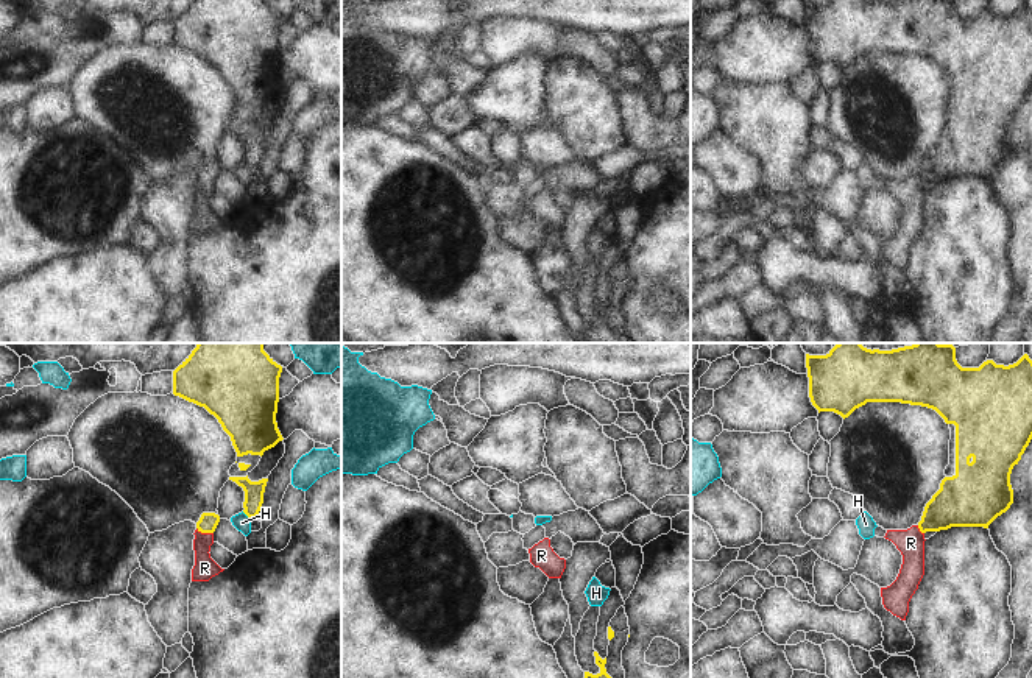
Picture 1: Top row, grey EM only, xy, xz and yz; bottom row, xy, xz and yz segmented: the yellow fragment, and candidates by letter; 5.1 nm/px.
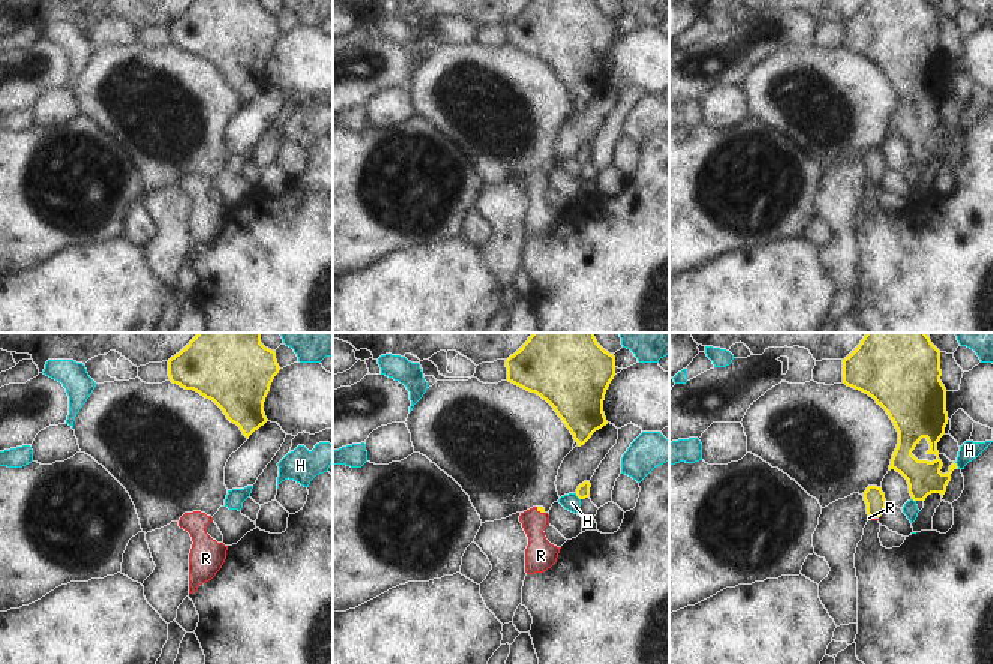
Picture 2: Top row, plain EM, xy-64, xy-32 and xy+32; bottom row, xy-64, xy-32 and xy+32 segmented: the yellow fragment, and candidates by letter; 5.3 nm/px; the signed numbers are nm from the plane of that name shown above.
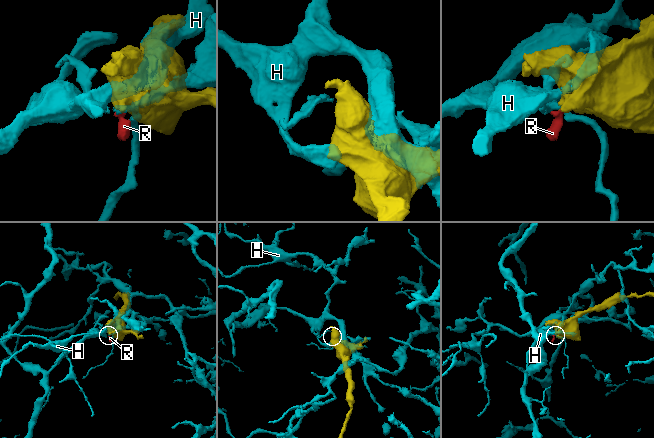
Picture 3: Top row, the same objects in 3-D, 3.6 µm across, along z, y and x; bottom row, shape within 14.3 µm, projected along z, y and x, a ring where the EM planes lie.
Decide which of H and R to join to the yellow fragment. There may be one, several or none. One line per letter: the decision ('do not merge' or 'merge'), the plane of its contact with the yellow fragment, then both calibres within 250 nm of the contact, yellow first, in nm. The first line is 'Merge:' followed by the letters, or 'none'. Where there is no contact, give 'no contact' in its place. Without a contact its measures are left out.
Merge: R
H: do not merge | xy | 100/90 nm
R: merge | xy | 100/120 nm

